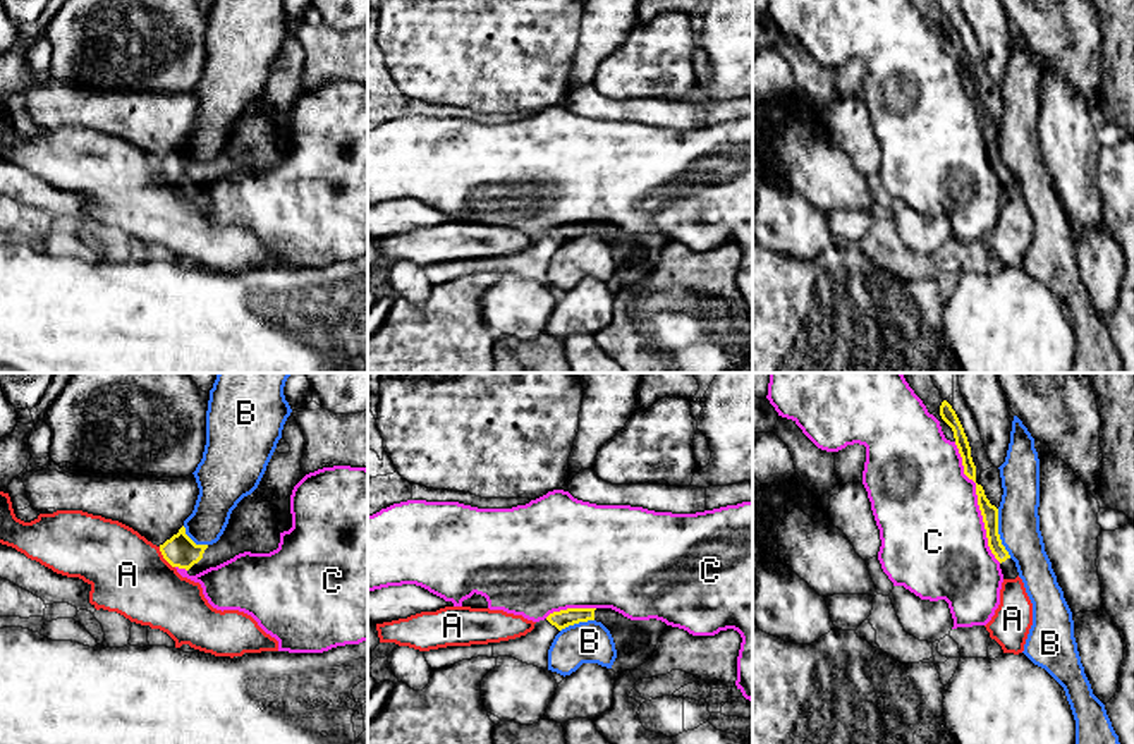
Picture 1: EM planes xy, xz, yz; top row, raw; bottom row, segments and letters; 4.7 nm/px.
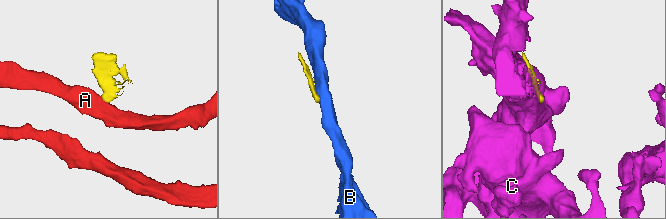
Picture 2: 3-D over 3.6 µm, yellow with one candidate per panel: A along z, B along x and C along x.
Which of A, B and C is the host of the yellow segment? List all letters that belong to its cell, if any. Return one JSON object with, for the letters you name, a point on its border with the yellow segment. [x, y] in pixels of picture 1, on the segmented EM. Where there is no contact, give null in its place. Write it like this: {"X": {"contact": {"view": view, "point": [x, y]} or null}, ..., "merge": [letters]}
{"merge": []}

